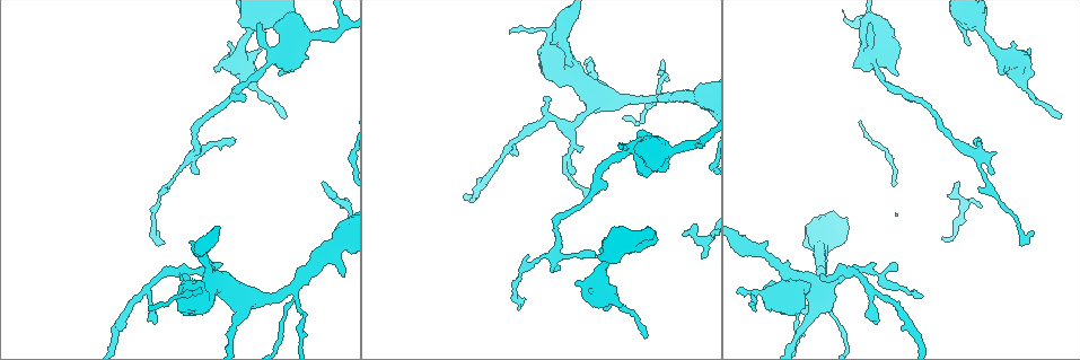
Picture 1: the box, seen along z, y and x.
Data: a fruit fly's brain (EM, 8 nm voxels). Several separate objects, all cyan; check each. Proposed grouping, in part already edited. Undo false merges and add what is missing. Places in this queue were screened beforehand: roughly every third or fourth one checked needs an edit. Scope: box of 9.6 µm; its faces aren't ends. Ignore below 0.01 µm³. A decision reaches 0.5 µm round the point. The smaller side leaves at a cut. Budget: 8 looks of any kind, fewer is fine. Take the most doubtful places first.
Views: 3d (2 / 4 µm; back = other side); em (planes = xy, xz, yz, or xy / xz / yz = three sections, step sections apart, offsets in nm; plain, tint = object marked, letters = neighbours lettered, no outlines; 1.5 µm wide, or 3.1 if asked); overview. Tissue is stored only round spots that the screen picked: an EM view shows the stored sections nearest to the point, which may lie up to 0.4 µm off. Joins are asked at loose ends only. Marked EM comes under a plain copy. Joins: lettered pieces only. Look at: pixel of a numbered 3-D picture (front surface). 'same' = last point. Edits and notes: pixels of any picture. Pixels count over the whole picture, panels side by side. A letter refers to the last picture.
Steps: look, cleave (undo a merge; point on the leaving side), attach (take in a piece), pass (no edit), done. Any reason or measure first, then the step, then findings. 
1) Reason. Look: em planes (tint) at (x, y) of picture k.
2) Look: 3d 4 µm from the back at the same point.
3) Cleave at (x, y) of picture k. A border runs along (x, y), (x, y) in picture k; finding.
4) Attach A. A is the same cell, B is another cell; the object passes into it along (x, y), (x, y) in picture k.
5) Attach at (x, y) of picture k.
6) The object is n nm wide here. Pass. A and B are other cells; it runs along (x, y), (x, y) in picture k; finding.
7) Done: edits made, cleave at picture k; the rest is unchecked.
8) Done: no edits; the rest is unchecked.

Free end. Look: em xz step 8 (letters) at (981, 208) of picture 1.

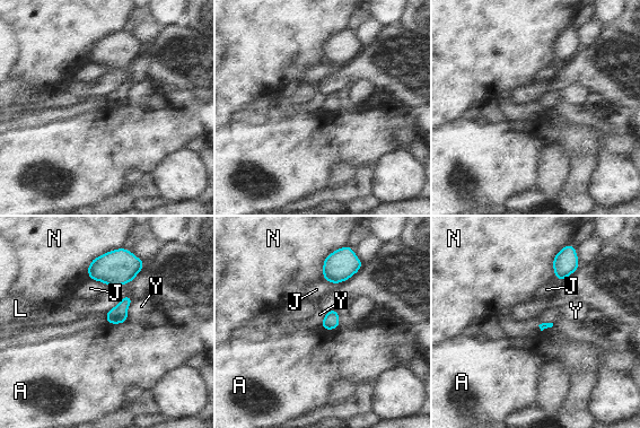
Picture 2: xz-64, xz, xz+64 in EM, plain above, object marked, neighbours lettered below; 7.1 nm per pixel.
The longest contact is with N, 220 nm. Pass. A, J, L, N and Y are other cells; a border runs along (133, 300), (126, 311), (128, 317) in picture 2; no lettered piece goes on from it.

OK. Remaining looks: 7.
Stops while still wide. Look: 3d 2 µm at (622, 304) of picture 1.

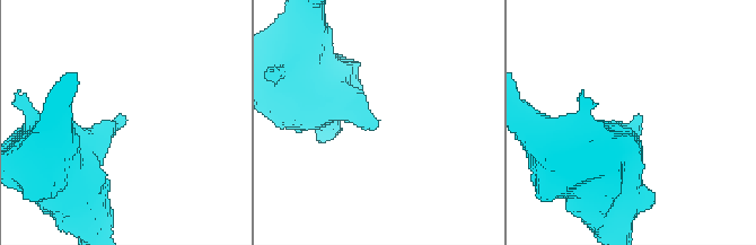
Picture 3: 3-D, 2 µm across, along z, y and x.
Look: em xy step 4 (letters) at (373, 128) of picture 3.

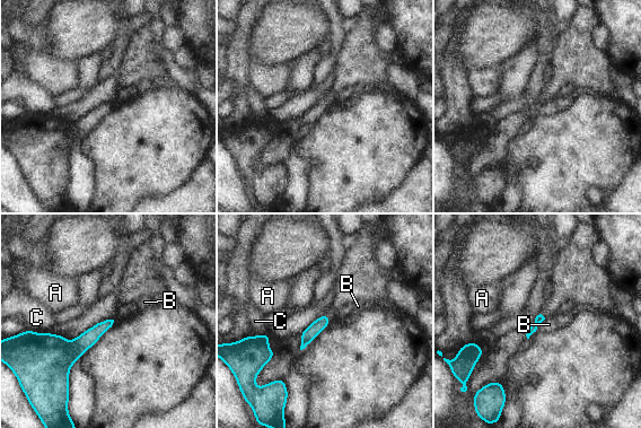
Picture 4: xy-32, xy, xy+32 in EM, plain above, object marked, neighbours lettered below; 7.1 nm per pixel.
Pass. A, B and C are other cells; a border runs along (545, 317), (535, 331) in picture 4; no lettered piece goes on from it.

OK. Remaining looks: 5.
Look: em planes (letters) at (182, 276) of picture 1.

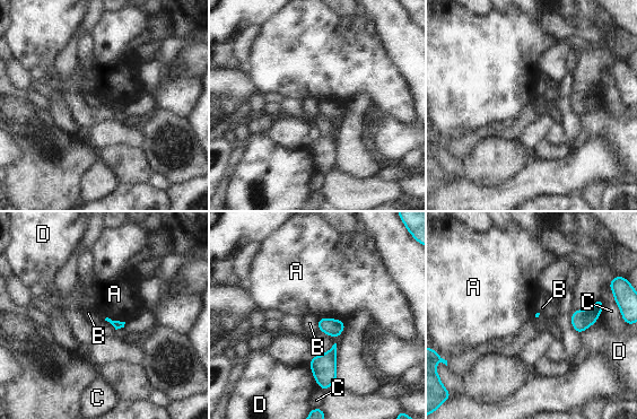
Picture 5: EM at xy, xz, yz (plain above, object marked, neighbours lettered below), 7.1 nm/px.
Pass. A, B, C and D are other cells; a border runs along (319, 319), (317, 330) in picture 5; none of them fits.

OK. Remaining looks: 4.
Done: no edits; the rest is unchecked.

